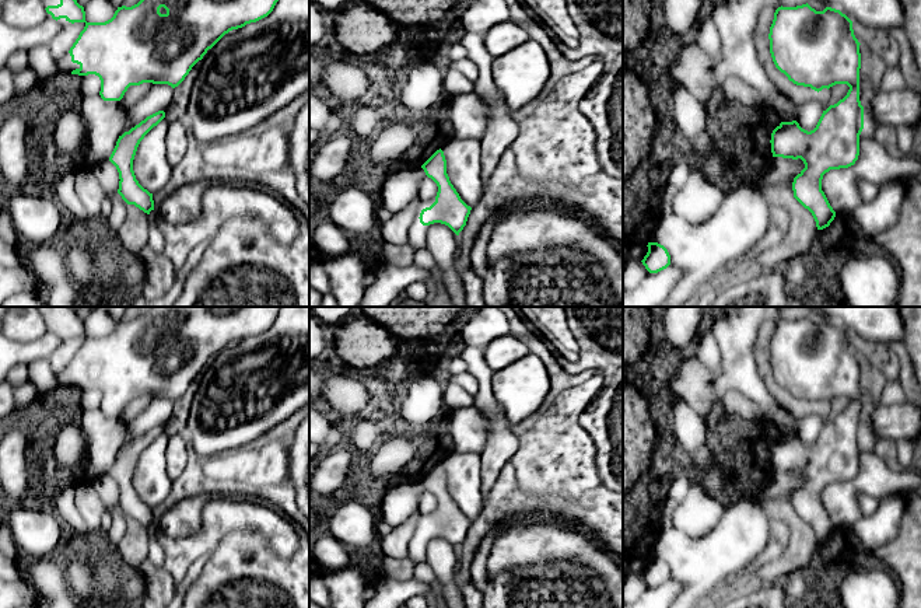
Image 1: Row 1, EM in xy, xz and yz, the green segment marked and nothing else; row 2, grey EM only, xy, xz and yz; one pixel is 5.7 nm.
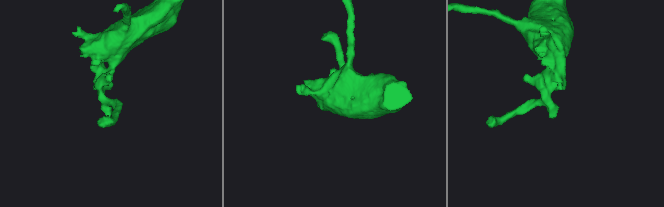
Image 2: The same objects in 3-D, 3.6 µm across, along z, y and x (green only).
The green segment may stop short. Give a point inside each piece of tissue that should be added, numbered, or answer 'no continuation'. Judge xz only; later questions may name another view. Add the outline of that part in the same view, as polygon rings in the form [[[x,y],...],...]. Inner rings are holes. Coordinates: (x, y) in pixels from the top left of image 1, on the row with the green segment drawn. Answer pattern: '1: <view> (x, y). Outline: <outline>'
1: xz (417, 233). Outline: [[[433,198],[431,200],[420,200],[416,217],[413,220],[413,224],[409,228],[409,241],[407,245],[413,247],[416,251],[426,248],[427,245],[427,234],[428,230],[433,224],[430,226],[423,226],[420,223],[420,213],[423,209],[430,207],[433,203],[435,202],[435,198]]]

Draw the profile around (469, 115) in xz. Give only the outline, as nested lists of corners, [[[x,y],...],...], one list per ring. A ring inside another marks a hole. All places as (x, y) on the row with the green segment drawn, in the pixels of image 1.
[[[477,94],[451,98],[449,112],[455,137],[481,140],[488,122],[488,109]]]

